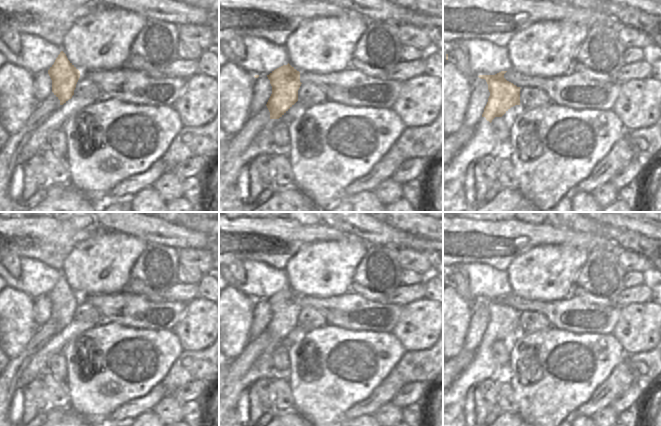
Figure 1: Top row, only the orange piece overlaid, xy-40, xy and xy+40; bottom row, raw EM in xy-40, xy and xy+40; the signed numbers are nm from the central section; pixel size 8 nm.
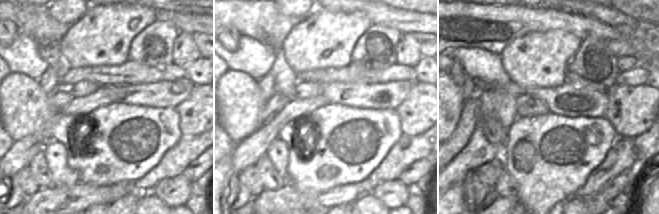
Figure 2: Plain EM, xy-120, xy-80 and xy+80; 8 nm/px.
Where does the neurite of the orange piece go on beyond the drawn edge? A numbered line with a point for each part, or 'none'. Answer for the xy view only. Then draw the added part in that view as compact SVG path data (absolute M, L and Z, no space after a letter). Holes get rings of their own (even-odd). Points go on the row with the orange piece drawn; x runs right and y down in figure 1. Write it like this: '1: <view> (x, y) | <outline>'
1: xy (352, 87) | M351 67L335 73L300 73L300 82L317 85L329 101L377 109L392 109L402 86L402 81L379 79Z

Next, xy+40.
1: xy+40 (575, 90) | M512 69L504 78L520 88L537 87L548 94L552 103L571 109L609 111L620 92L617 81L601 81L577 71L559 77L529 77Z

